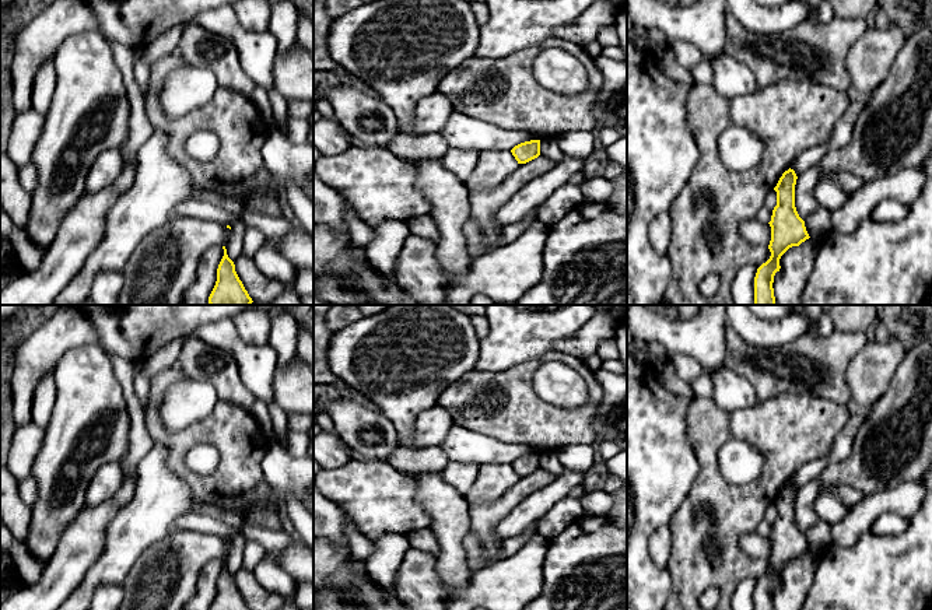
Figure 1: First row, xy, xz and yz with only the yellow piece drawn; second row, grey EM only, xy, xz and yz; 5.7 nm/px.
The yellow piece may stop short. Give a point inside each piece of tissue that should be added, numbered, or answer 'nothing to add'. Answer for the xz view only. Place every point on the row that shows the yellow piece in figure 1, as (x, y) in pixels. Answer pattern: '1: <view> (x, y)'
nothing to add

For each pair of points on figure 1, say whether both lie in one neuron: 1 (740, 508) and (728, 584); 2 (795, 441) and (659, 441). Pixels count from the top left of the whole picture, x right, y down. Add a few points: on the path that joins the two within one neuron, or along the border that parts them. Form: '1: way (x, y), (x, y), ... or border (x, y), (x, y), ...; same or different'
1: way (728, 526), (728, 565); same
2: border (687, 409), (687, 440), (698, 460), (698, 473); different

